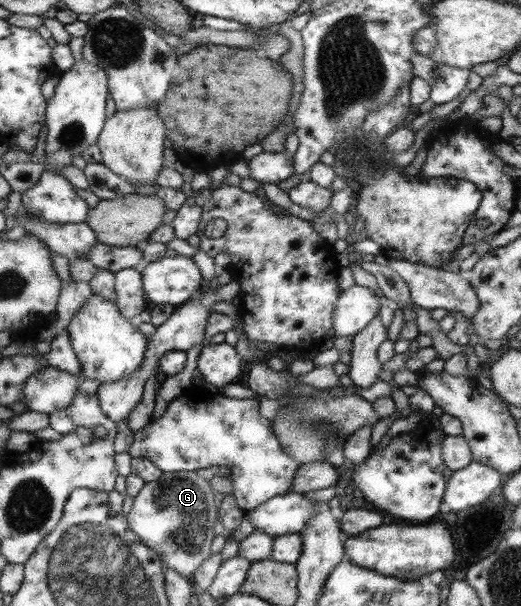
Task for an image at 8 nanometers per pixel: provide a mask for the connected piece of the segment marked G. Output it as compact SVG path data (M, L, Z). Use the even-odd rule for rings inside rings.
M178 471L163 472L158 480L144 483L134 497L126 518L136 538L158 555L163 566L171 568L176 574L190 580L192 573L211 555L210 543L215 537L212 526L216 520L216 514L214 492L208 480L198 477L195 471Z

